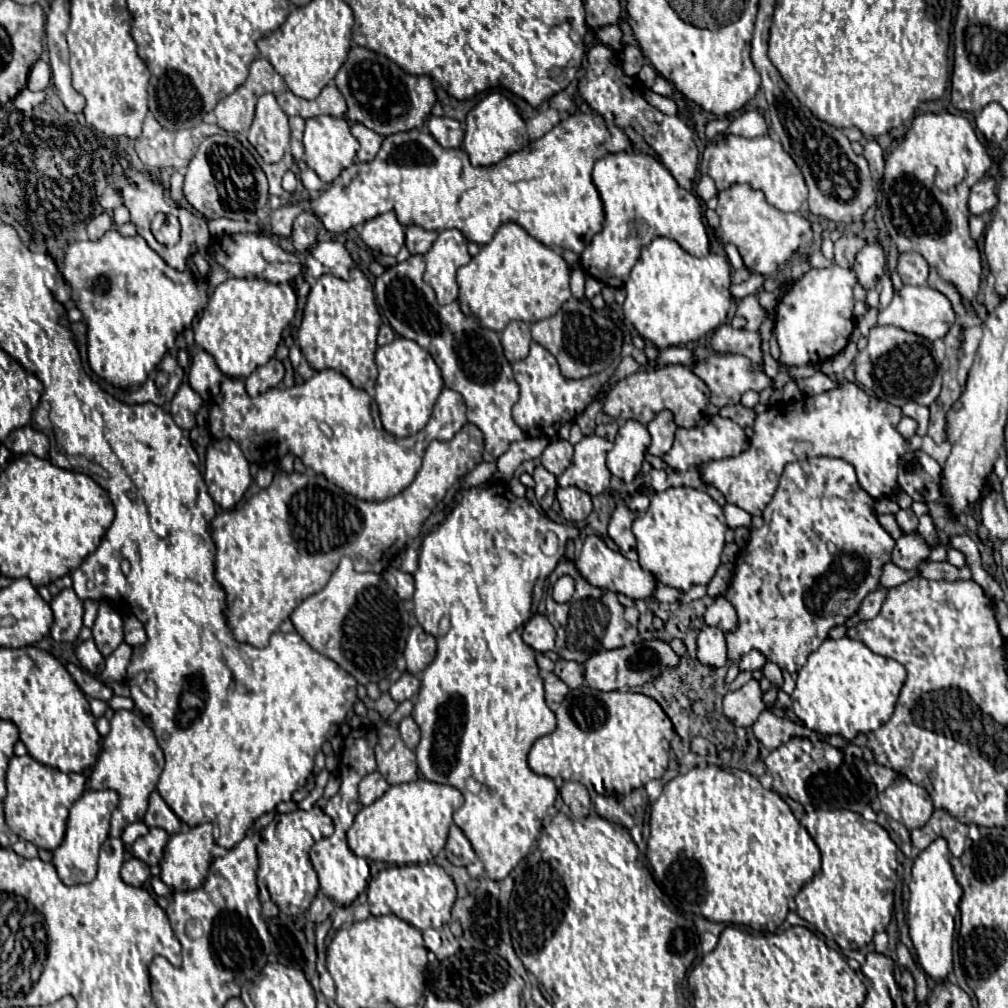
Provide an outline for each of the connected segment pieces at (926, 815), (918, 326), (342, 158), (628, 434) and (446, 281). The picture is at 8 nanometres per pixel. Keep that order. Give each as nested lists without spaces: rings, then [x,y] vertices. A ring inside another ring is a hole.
[[[898,777],[878,795],[878,799],[882,803],[882,811],[904,823],[908,829],[924,827],[934,813],[932,799],[926,789],[910,783],[906,777]]]
[[[904,285],[892,299],[892,303],[880,311],[877,318],[877,326],[894,325],[900,327],[904,331],[910,331],[914,335],[922,335],[930,341],[940,339],[948,333],[950,323],[954,321],[954,311],[950,301],[936,289],[932,287],[912,287],[912,285]]]
[[[320,115],[320,117],[306,119],[304,161],[308,163],[308,167],[312,167],[316,171],[316,175],[324,183],[332,183],[342,169],[350,167],[356,159],[356,151],[358,151],[358,141],[352,137],[350,127],[344,119],[330,117],[330,115]]]
[[[634,419],[624,421],[616,435],[614,449],[608,453],[606,459],[606,465],[612,471],[612,475],[630,483],[642,469],[648,445],[650,445],[648,429]]]
[[[446,229],[438,233],[432,249],[424,255],[426,271],[424,279],[434,289],[438,303],[448,305],[458,299],[456,271],[470,261],[466,239],[458,229]]]

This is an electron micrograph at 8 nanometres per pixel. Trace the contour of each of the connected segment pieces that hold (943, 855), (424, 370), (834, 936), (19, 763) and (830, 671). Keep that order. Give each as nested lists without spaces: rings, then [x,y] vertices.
[[[936,839],[928,849],[924,849],[918,859],[914,859],[912,881],[910,881],[910,901],[908,901],[908,929],[914,943],[918,963],[924,973],[934,979],[934,983],[948,981],[952,971],[952,941],[954,941],[954,913],[958,913],[962,887],[956,883],[950,853],[944,839]]]
[[[396,337],[392,343],[378,347],[376,365],[378,365],[378,379],[374,399],[380,407],[384,429],[396,437],[416,435],[430,421],[434,403],[444,387],[440,367],[434,363],[432,355],[426,349],[422,349],[412,339],[404,337]]]
[[[850,809],[838,811],[814,811],[806,813],[800,823],[808,829],[821,853],[821,869],[810,883],[806,883],[795,897],[796,913],[812,923],[828,941],[834,941],[842,949],[860,949],[872,941],[872,935],[884,931],[892,919],[894,887],[896,887],[896,843],[888,831],[878,823],[866,821],[862,815]]]
[[[30,755],[12,757],[6,771],[8,795],[4,799],[6,825],[20,837],[36,847],[54,851],[60,847],[66,835],[68,811],[86,791],[86,779],[82,773],[64,773],[32,759]]]
[[[850,637],[826,639],[816,651],[808,655],[806,665],[798,671],[796,689],[790,695],[792,709],[808,729],[824,735],[842,735],[844,739],[852,741],[856,735],[874,731],[890,719],[904,681],[906,681],[906,669],[898,661],[874,653],[862,641],[854,641]]]

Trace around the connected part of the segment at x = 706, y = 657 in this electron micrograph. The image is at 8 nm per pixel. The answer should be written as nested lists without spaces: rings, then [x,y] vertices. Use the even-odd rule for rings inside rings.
[[[704,627],[696,639],[696,657],[702,665],[724,667],[726,665],[726,641],[724,633],[718,627]]]

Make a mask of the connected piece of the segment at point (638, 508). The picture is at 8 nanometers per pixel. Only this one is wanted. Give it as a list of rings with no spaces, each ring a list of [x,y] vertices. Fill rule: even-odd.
[[[640,493],[631,497],[628,502],[628,507],[632,509],[632,511],[636,511],[637,513],[644,512],[650,504],[650,500],[646,494]]]

